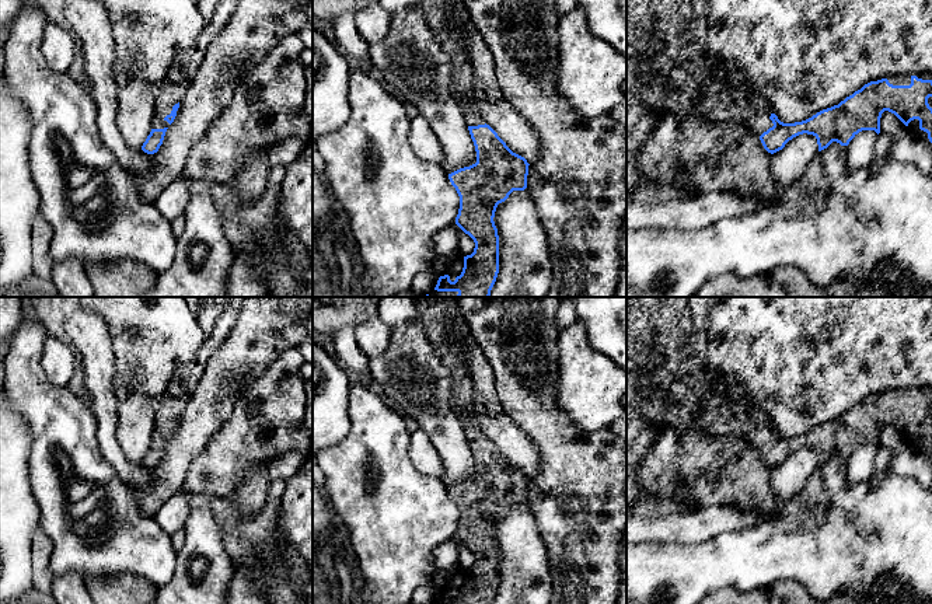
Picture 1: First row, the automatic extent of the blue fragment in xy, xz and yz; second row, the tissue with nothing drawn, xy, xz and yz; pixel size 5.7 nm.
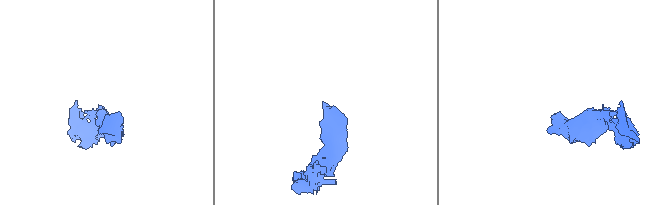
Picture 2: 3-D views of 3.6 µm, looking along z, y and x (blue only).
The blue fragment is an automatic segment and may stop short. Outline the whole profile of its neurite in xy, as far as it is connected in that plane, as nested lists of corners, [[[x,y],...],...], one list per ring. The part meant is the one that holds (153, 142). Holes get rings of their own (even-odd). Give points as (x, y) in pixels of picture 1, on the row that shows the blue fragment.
[[[220,0],[195,45],[191,49],[182,50],[172,63],[156,101],[153,129],[142,146],[144,153],[154,154],[158,151],[168,126],[177,116],[181,99],[199,71],[207,46],[224,28],[237,3],[238,0]]]

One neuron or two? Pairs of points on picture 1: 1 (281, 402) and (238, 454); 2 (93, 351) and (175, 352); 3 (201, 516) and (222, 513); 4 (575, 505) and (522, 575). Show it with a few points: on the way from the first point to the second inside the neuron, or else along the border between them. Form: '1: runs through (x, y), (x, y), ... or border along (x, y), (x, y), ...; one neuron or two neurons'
1: runs through (268, 415), (244, 442); one neuron
2: border along (103, 320), (114, 353), (114, 384); two neurons
3: border along (191, 508), (205, 503), (212, 510), (226, 545); two neurons
4: border along (531, 513), (545, 545), (550, 573), (552, 576); two neurons

